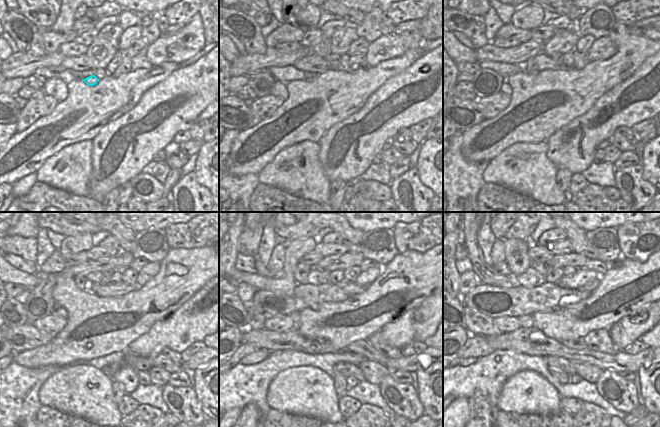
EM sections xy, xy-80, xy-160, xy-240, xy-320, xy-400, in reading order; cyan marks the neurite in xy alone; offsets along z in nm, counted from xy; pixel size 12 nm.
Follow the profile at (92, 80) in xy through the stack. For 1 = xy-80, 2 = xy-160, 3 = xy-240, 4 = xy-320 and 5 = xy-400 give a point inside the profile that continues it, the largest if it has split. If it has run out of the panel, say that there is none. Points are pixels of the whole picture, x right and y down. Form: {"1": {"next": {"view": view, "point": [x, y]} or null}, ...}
{"1": {"next": {"view": "xy-80", "point": [309, 76]}}, "2": {"next": {"view": "xy-160", "point": [530, 67]}}, "3": {"next": {"view": "xy-240", "point": [82, 283]}}, "4": {"next": {"view": "xy-320", "point": [301, 272]}}, "5": {"next": {"view": "xy-400", "point": [516, 250]}}}

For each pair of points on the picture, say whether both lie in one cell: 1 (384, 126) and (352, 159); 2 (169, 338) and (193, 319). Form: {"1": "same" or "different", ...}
{"1": "same", "2": "same"}

